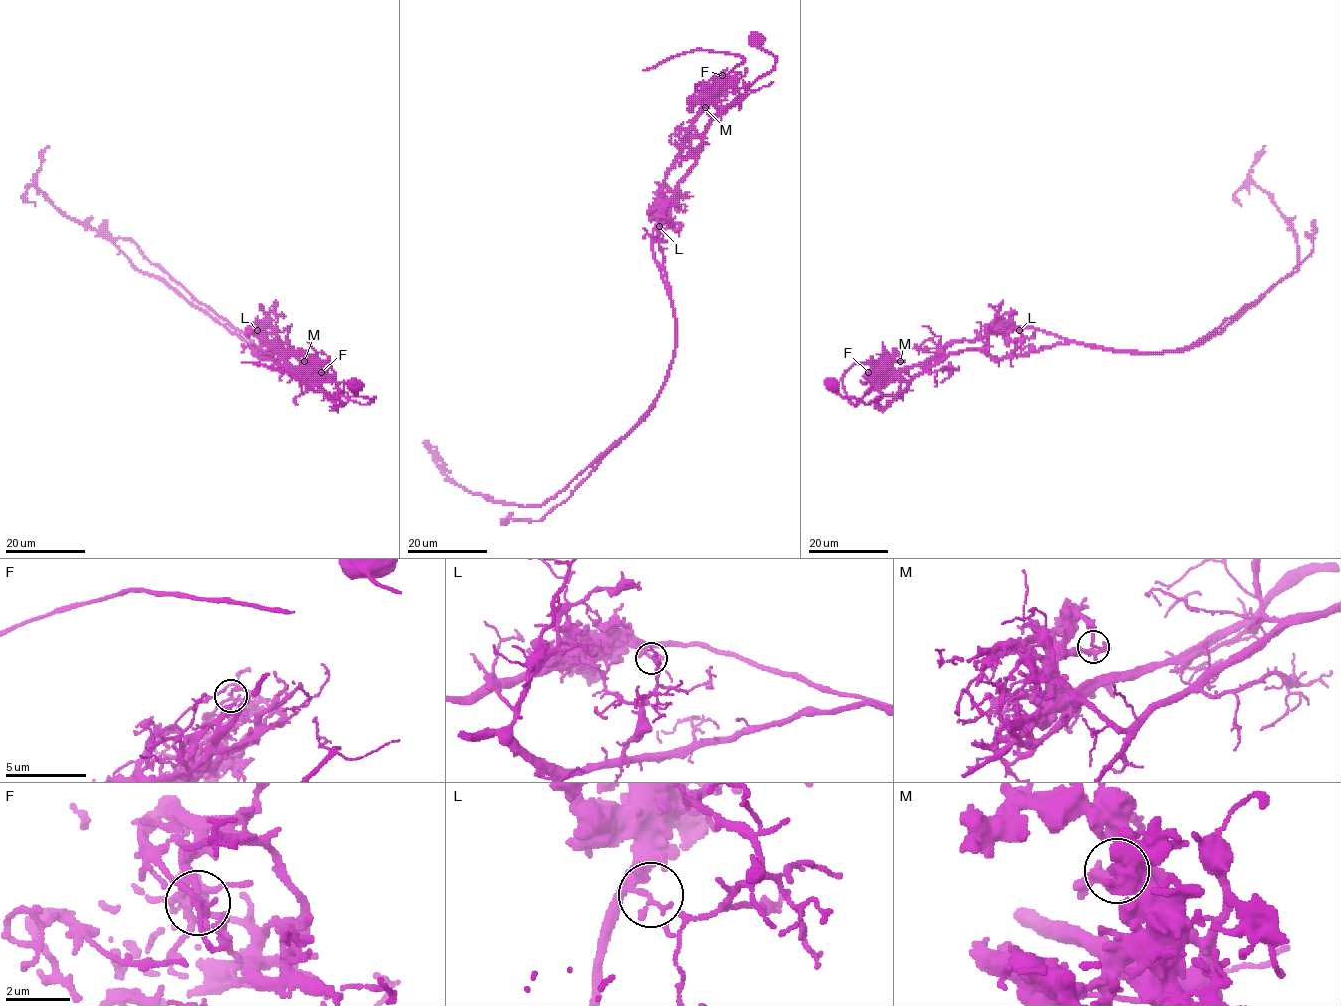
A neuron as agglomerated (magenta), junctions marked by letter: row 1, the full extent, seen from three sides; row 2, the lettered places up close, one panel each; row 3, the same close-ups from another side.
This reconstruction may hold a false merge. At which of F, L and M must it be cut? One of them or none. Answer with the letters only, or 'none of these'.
L

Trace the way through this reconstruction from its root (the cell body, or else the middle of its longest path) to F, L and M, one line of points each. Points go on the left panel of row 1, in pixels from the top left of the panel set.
F: (274, 352), (265, 342), (258, 354), (287, 350), (292, 366), (305, 371), (315, 362), (321, 372)
L: (274, 352), (251, 328), (257, 331)
M: (274, 352), (265, 342), (258, 354), (287, 350), (294, 354), (284, 358), (304, 371), (304, 361)

